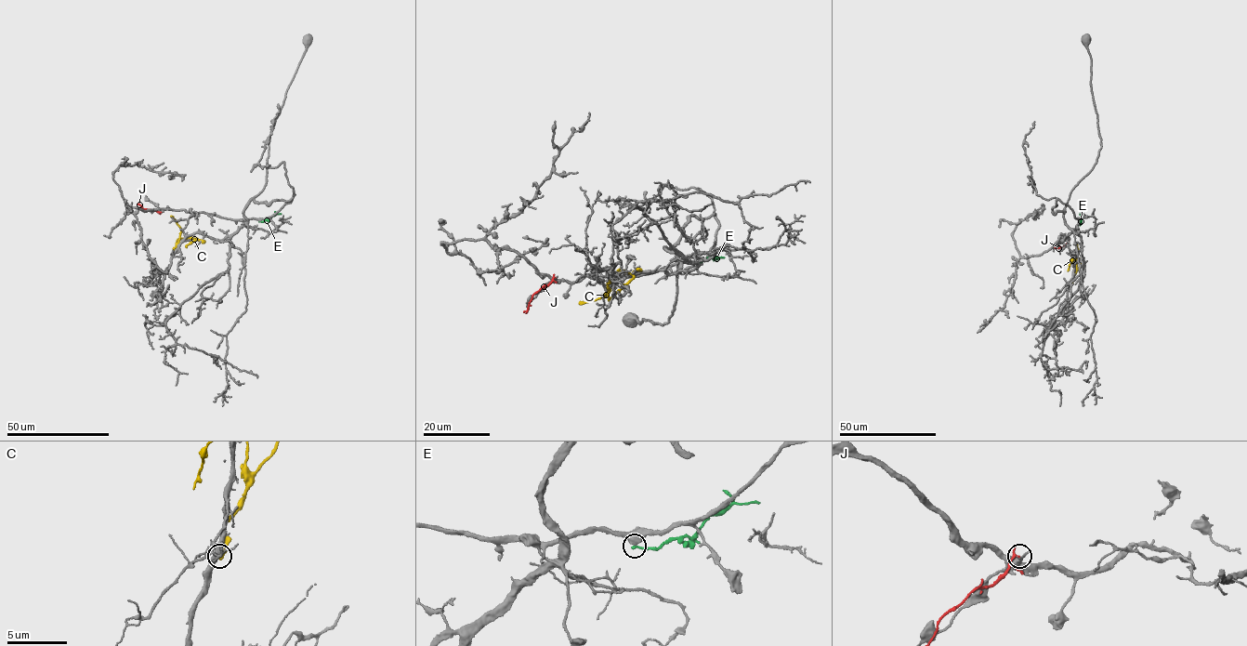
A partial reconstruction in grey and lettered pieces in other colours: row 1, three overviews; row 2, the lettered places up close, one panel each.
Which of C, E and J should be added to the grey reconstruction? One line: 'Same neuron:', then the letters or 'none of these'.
Same neuron: none of these

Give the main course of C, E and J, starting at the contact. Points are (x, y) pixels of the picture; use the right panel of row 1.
C: (1071, 282), (1082, 261), (1076, 257), (1070, 260), (1068, 270)
E: (1080, 224), (1082, 211)
J: (1056, 247), (1068, 243)

